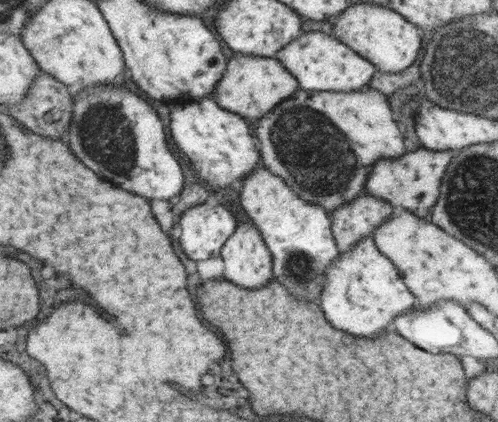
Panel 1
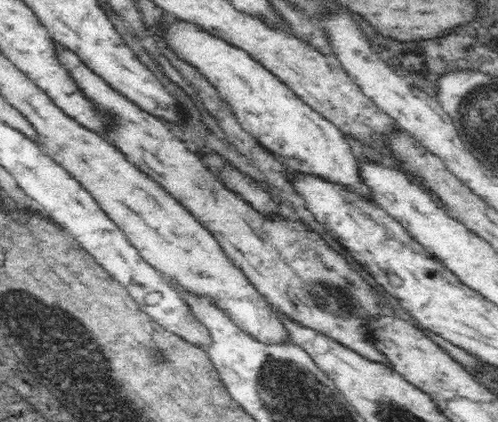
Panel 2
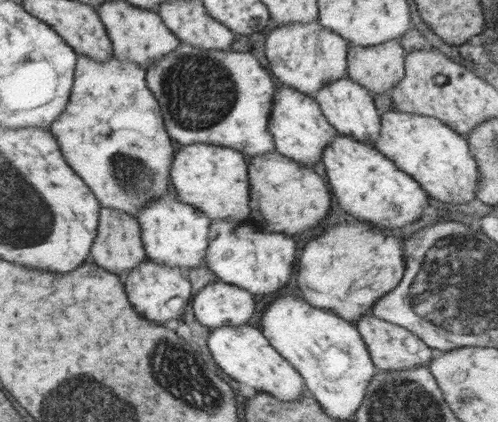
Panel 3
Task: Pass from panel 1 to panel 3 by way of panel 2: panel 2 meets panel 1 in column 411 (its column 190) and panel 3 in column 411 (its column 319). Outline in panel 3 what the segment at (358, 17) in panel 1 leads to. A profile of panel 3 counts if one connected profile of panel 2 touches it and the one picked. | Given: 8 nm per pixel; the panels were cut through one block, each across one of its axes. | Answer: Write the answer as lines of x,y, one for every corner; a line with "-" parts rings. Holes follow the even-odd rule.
389,108
383,112
383,128
373,146
391,158
399,170
413,176
427,196
433,196
441,202
461,204
475,202
475,184
479,184
479,170
475,170
475,162
469,156
471,150
467,150
467,144
469,142
457,136
455,130
443,124
439,118
405,114

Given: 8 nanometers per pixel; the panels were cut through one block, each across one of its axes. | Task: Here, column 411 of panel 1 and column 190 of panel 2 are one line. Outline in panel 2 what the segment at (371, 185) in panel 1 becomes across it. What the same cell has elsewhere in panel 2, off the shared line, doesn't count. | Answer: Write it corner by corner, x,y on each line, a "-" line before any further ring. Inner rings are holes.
60,48
60,60
72,74
72,80
80,90
98,104
100,110
116,116
116,124
108,128
108,138
114,146
138,166
150,180
162,186
174,200
178,200
206,230
214,234
230,260
242,268
254,288
266,296
278,314
288,316
302,328
320,332
338,344
358,352
366,360
392,366
388,358
374,348
374,340
368,334
368,320
392,314
382,296
370,286
360,272
312,228
306,228
306,220
292,220
284,216
262,216
240,194
228,190
220,176
202,164
202,158
194,154
188,144
174,136
172,128
138,108
130,98
116,92
108,82
88,70
78,56

